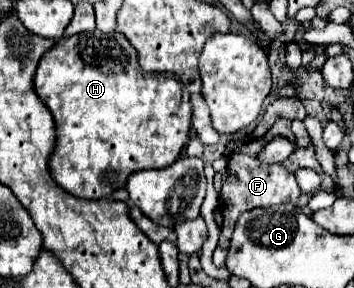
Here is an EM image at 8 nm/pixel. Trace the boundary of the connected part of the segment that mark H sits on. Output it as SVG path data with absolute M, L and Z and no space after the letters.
M97 29L91 33L79 33L73 37L63 37L59 39L39 61L37 73L35 73L35 91L39 95L39 99L47 105L47 109L53 115L55 121L55 131L57 131L57 141L55 141L55 149L49 157L49 173L53 177L53 181L63 187L67 193L81 197L81 199L105 199L111 197L117 189L123 189L127 185L129 175L143 171L143 169L165 169L171 163L175 163L183 151L183 147L189 141L189 123L191 123L191 105L187 101L187 109L183 107L183 85L179 81L175 81L173 75L167 73L143 73L143 69L137 63L137 51L131 47L131 43L125 39L125 35L113 31L113 33L99 33Z

